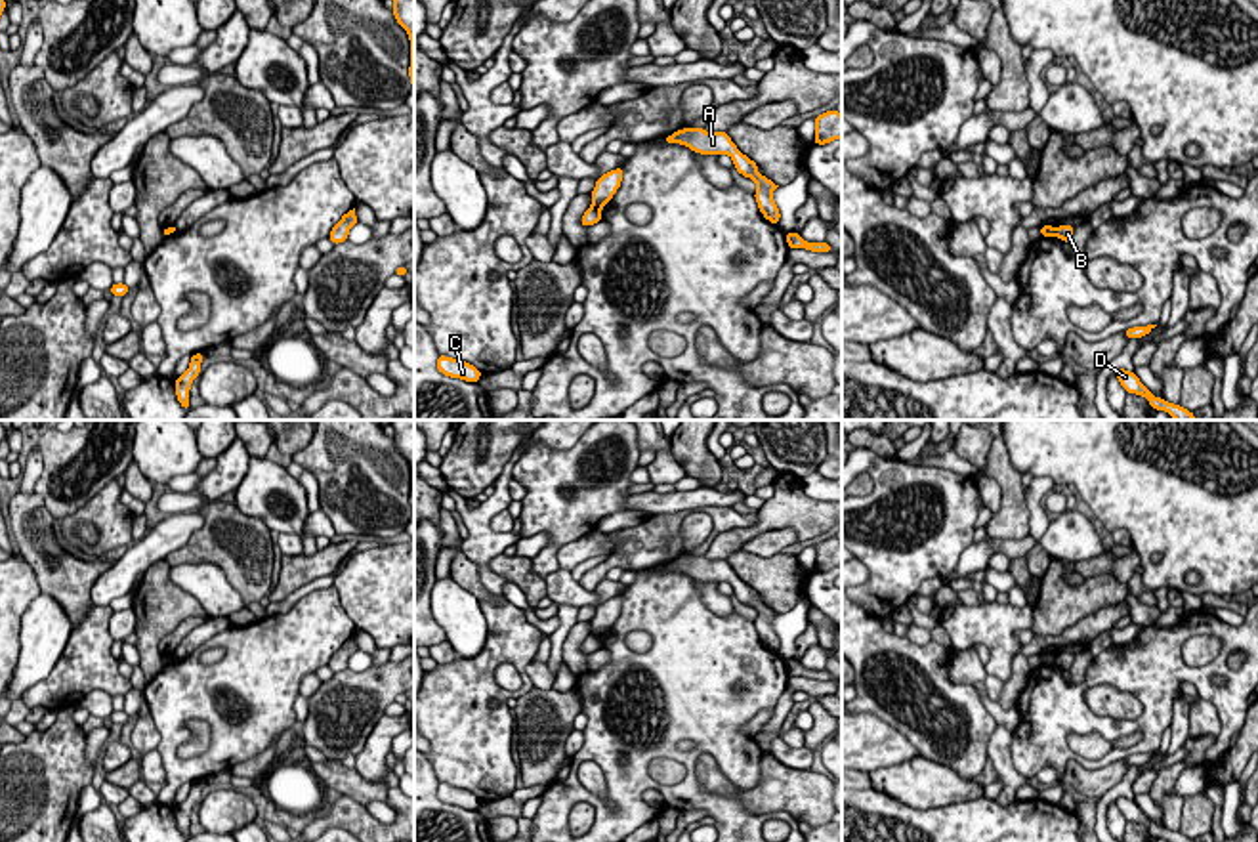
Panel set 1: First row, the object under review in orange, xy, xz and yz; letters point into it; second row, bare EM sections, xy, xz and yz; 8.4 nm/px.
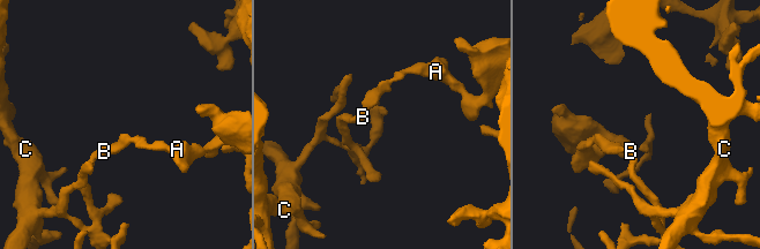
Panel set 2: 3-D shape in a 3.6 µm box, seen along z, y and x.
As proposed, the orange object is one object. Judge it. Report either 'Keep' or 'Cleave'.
Cleave

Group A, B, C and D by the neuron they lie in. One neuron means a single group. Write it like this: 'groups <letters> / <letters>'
groups A / B C D

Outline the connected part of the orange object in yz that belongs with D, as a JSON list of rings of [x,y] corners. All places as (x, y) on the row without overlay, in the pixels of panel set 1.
[[[1126,796],[1117,798],[1117,808],[1121,810],[1121,813],[1124,815],[1126,821],[1136,821],[1136,823],[1145,825],[1155,838],[1166,838],[1168,842],[1193,842],[1191,838],[1187,838],[1180,832],[1168,831],[1163,825],[1155,825],[1140,810],[1140,806],[1134,800],[1126,798]]]

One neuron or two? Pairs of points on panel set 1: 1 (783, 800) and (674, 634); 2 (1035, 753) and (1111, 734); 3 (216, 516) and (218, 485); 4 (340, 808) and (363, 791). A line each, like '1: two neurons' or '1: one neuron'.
1: two neurons
2: one neuron
3: two neurons
4: two neurons

